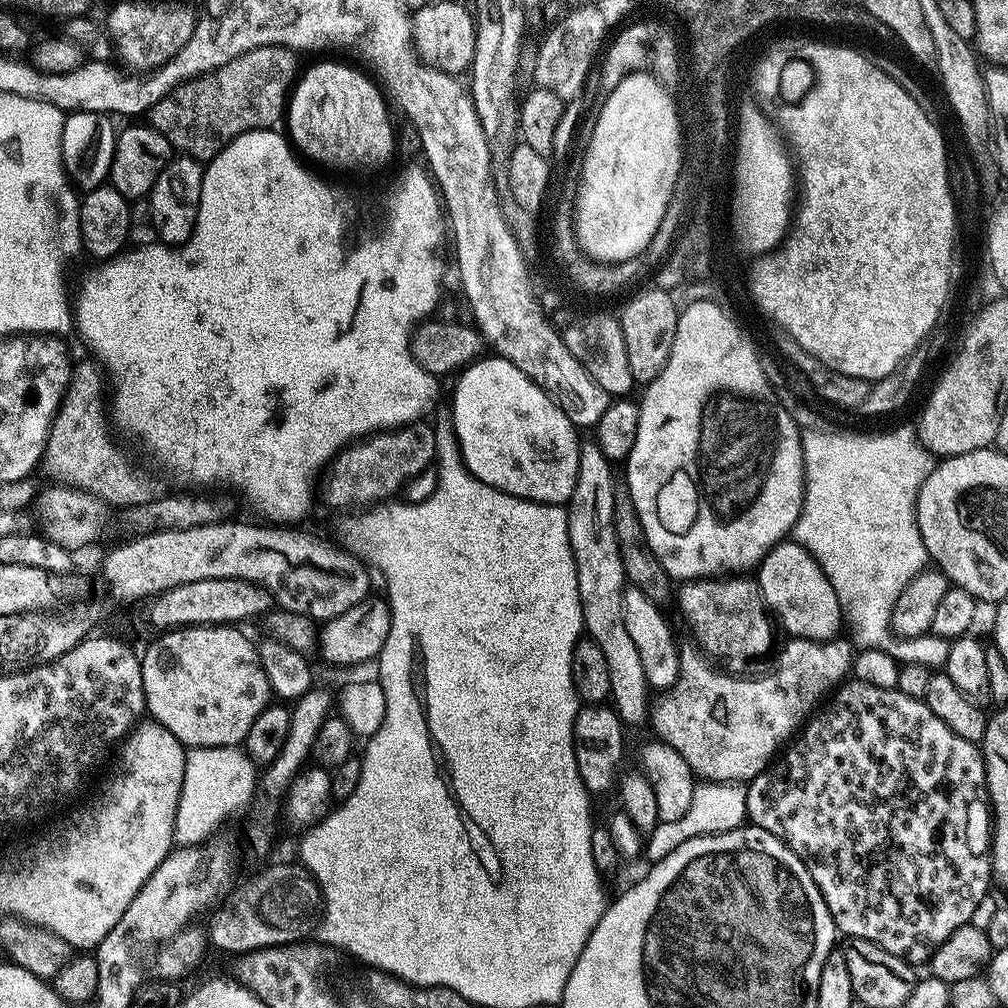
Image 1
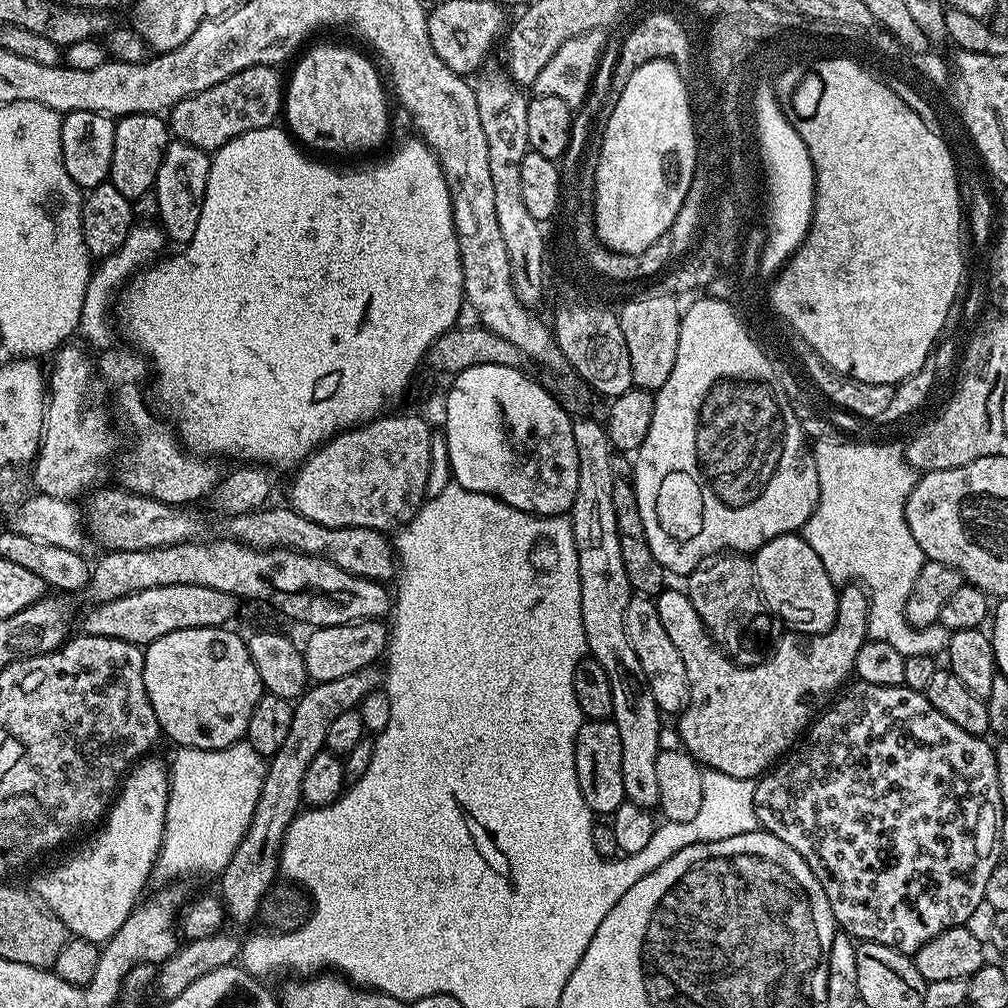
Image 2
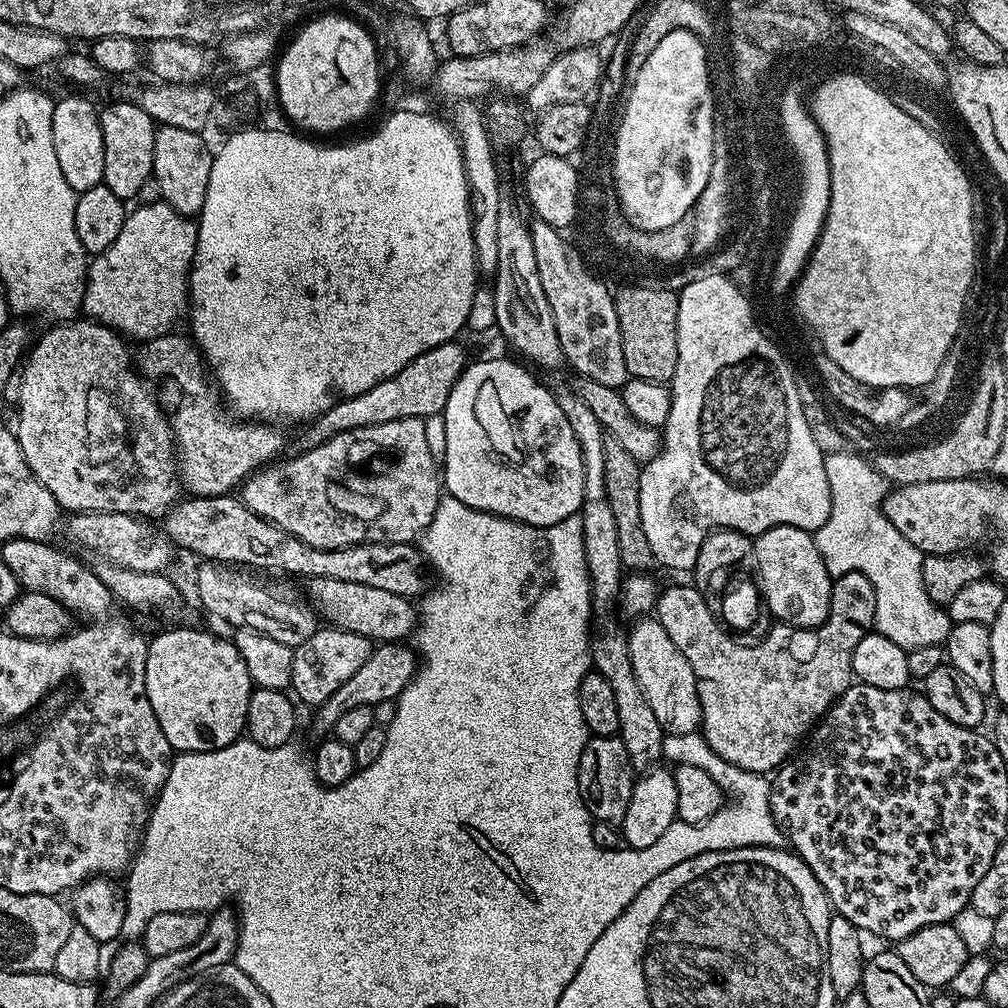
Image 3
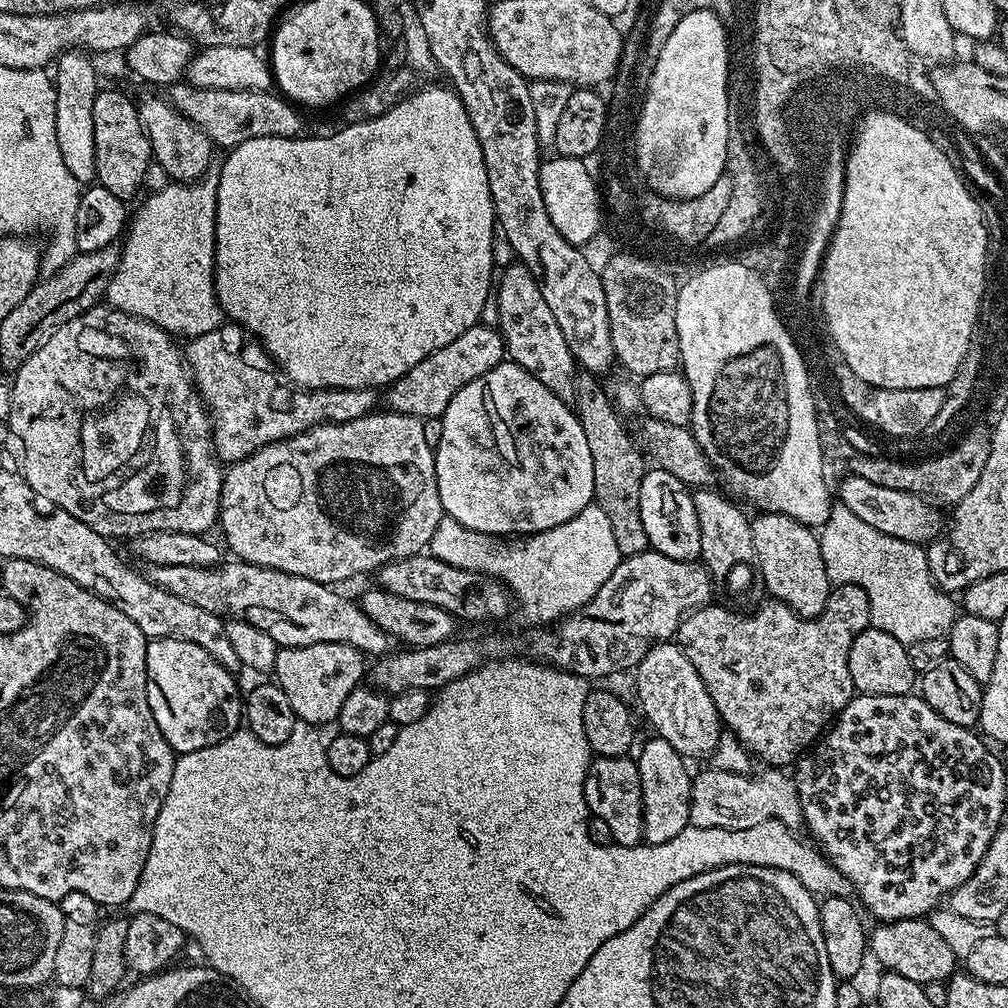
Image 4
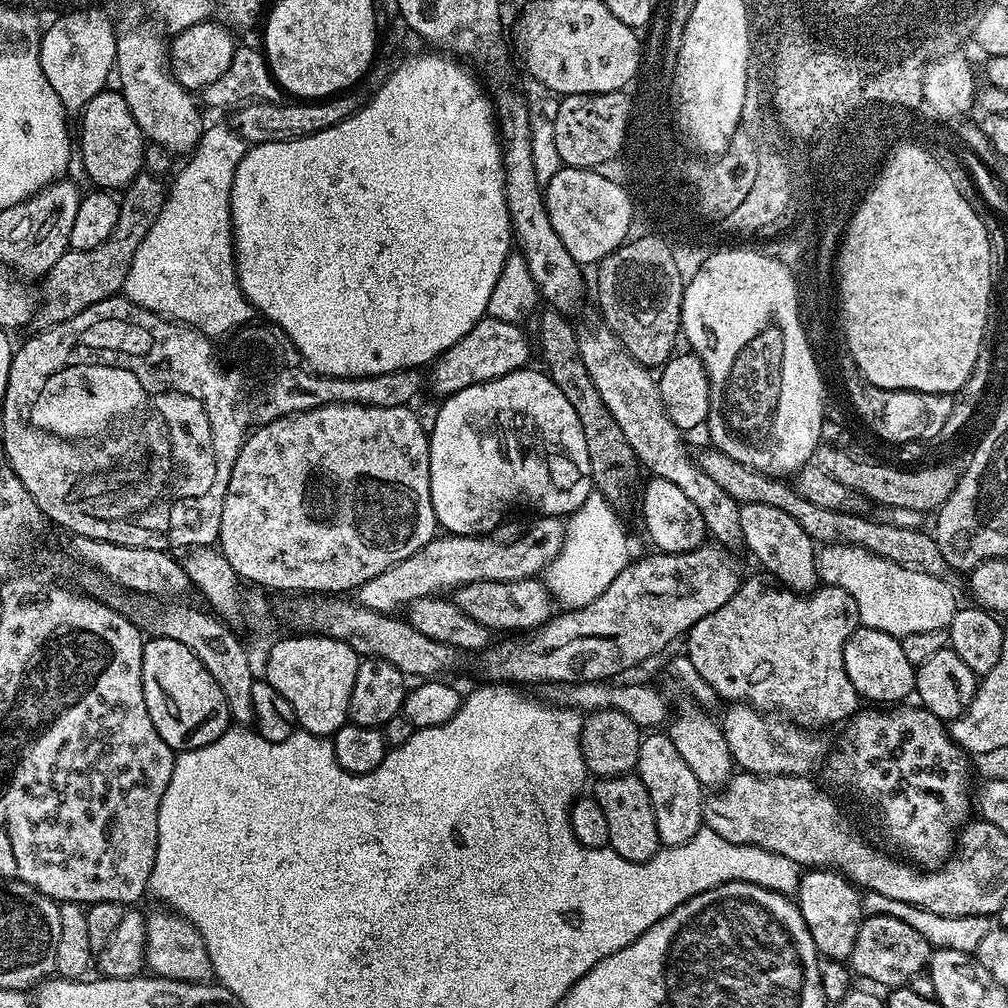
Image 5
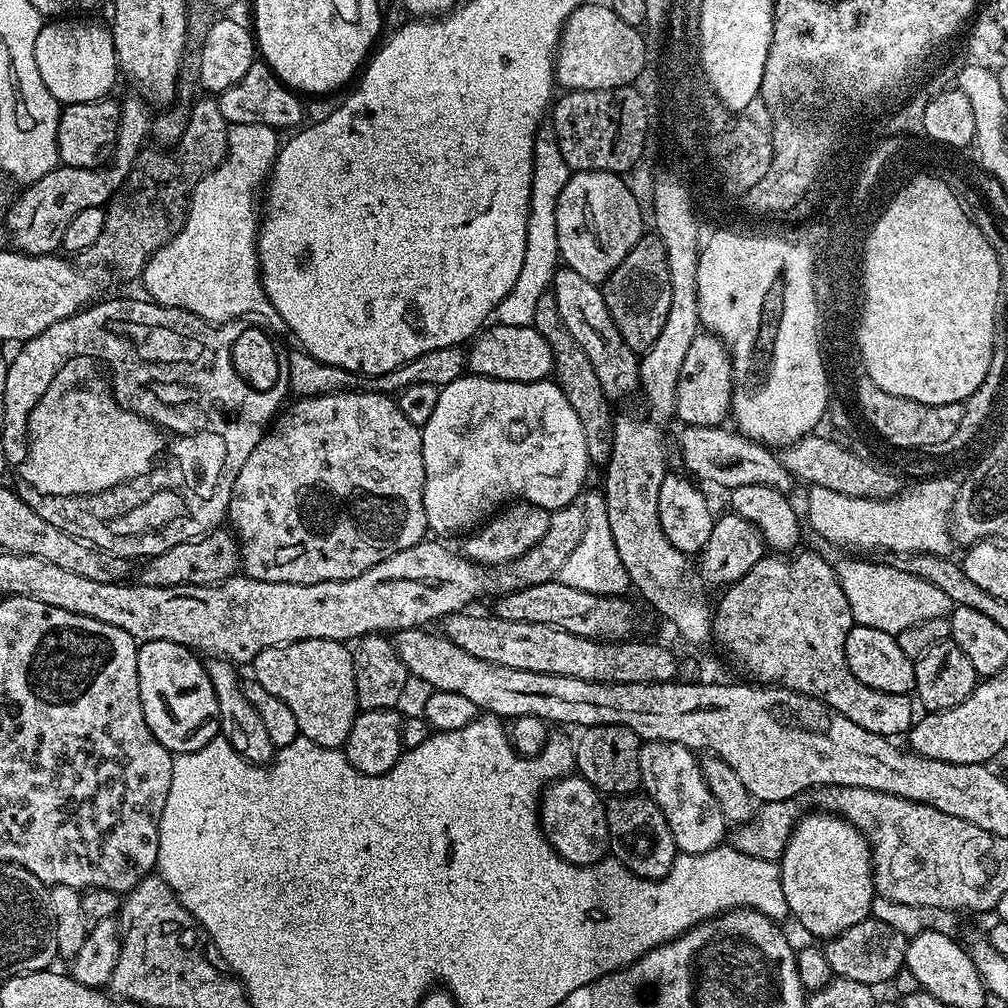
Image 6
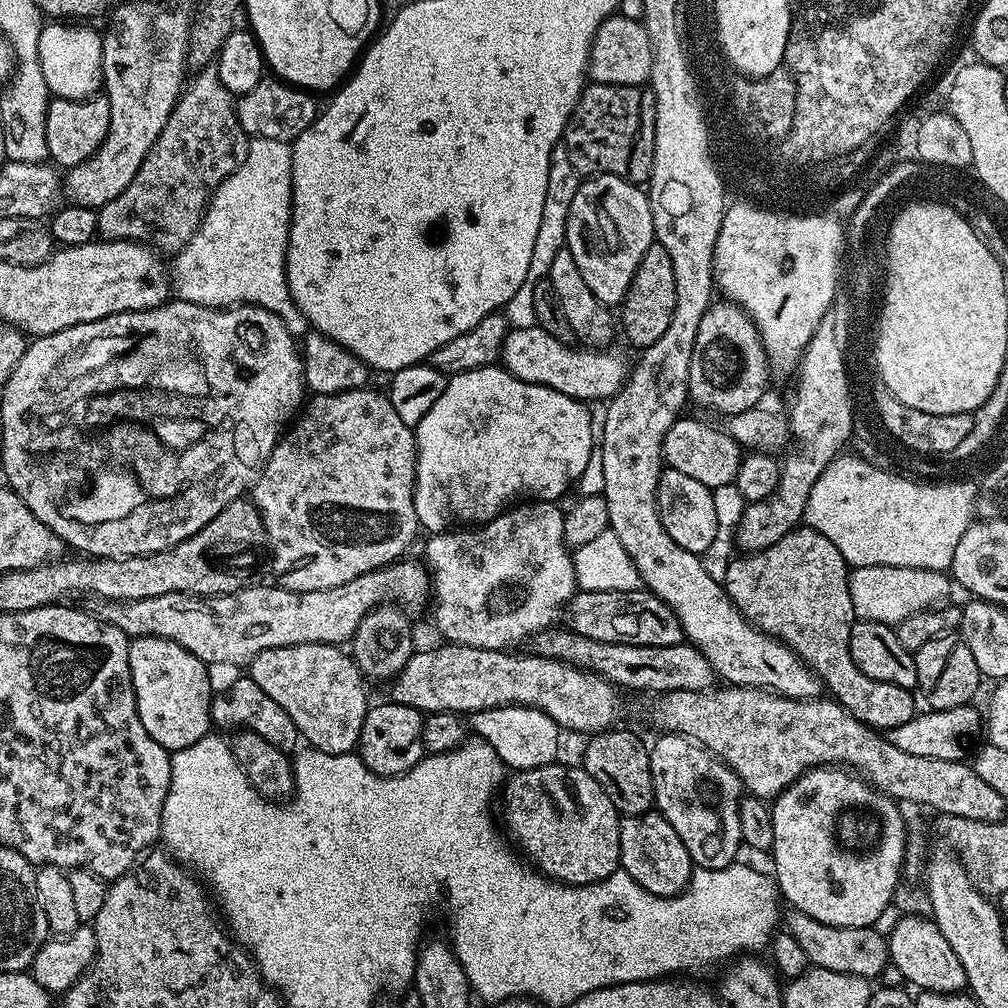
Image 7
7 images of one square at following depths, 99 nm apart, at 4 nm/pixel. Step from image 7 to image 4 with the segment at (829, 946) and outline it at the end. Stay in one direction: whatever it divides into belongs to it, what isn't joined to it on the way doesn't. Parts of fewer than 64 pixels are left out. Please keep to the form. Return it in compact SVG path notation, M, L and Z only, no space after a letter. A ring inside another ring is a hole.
M921 918L918 920L889 920L887 922L880 922L875 925L876 929L871 929L870 932L870 956L871 959L876 959L878 963L881 964L881 969L887 970L889 972L897 972L898 974L902 974L902 978L910 978L910 982L918 982L919 984L925 986L933 986L932 984L936 984L941 980L941 982L947 981L949 977L953 975L957 971L958 968L958 957L950 948L949 943L945 941L941 937L940 934L936 930L934 930L934 926L929 924L927 919Z

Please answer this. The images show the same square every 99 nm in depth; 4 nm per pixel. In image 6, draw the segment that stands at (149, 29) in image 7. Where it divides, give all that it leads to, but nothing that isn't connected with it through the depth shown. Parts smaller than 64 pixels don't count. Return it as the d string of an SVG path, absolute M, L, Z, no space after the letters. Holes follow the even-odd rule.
M131 98L132 100L123 101L120 109L120 129L118 130L118 138L116 139L116 149L112 151L112 158L102 168L65 168L57 166L54 170L50 170L50 174L46 174L42 178L38 178L34 183L27 185L23 189L24 193L11 201L10 207L7 209L4 224L8 227L8 236L12 239L11 247L17 252L25 252L28 256L51 256L61 251L60 243L66 234L66 226L70 226L74 214L79 214L82 210L90 210L91 208L104 208L108 201L124 187L124 179L128 176L129 170L134 166L134 162L138 158L138 154L145 147L146 141L149 139L153 113L150 111L149 105L139 98Z

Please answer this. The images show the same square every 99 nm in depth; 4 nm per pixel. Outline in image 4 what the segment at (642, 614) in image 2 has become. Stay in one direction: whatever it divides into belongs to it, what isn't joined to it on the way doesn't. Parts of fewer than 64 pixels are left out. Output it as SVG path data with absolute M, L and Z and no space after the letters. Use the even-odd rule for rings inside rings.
M665 642L649 648L640 664L636 665L634 675L636 696L640 699L645 718L652 723L651 731L670 742L680 756L711 757L722 731L720 715L714 706L714 698L710 698L708 688L702 678L698 678L698 670L694 670L694 662L686 658L679 643Z

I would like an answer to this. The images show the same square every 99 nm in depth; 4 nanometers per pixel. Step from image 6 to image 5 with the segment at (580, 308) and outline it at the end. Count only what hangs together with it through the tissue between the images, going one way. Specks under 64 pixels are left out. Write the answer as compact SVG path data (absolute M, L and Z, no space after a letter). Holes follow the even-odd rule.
M607 326L599 327L584 329L581 327L577 331L576 337L578 338L580 357L582 362L586 362L586 370L590 370L590 378L594 378L594 386L598 389L598 394L602 394L602 402L606 402L606 410L610 410L610 414L614 414L614 422L618 422L622 434L626 434L626 442L630 442L643 471L645 468L646 471L652 472L648 474L651 474L655 479L674 482L674 486L678 486L678 490L682 490L682 494L686 494L686 498L690 498L690 502L694 502L698 514L702 514L705 533L717 545L728 550L734 550L736 547L740 548L744 543L741 519L739 518L741 504L734 498L730 498L730 494L726 494L726 490L722 490L722 486L718 486L718 482L714 482L714 478L710 478L710 474L706 474L700 468L693 455L691 458L688 454L688 450L684 446L685 437L680 429L674 426L674 422L670 422L670 418L666 418L660 391L656 385L657 377L649 369L642 367L625 350L620 339Z

